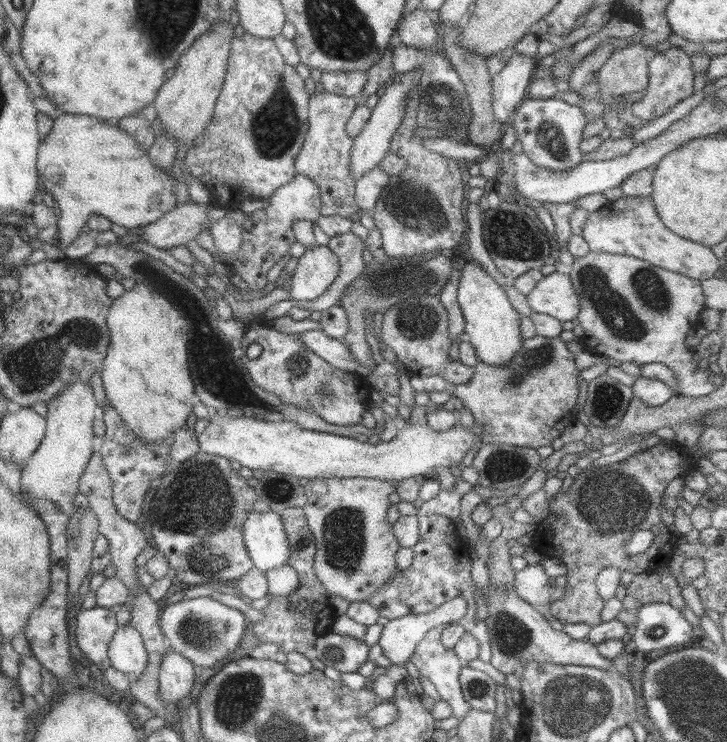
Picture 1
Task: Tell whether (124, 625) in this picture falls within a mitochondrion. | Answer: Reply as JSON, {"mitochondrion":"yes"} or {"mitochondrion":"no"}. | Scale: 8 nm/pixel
{"mitochondrion":"no"}

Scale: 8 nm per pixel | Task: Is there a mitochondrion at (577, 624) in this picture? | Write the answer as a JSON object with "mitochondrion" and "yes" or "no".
{"mitochondrion":"no"}

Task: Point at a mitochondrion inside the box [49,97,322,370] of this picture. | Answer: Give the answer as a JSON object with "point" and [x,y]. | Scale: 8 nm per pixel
{"point":[81,332]}

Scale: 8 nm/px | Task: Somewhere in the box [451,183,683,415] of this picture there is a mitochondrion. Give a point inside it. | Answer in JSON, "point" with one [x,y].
{"point":[619,316]}

